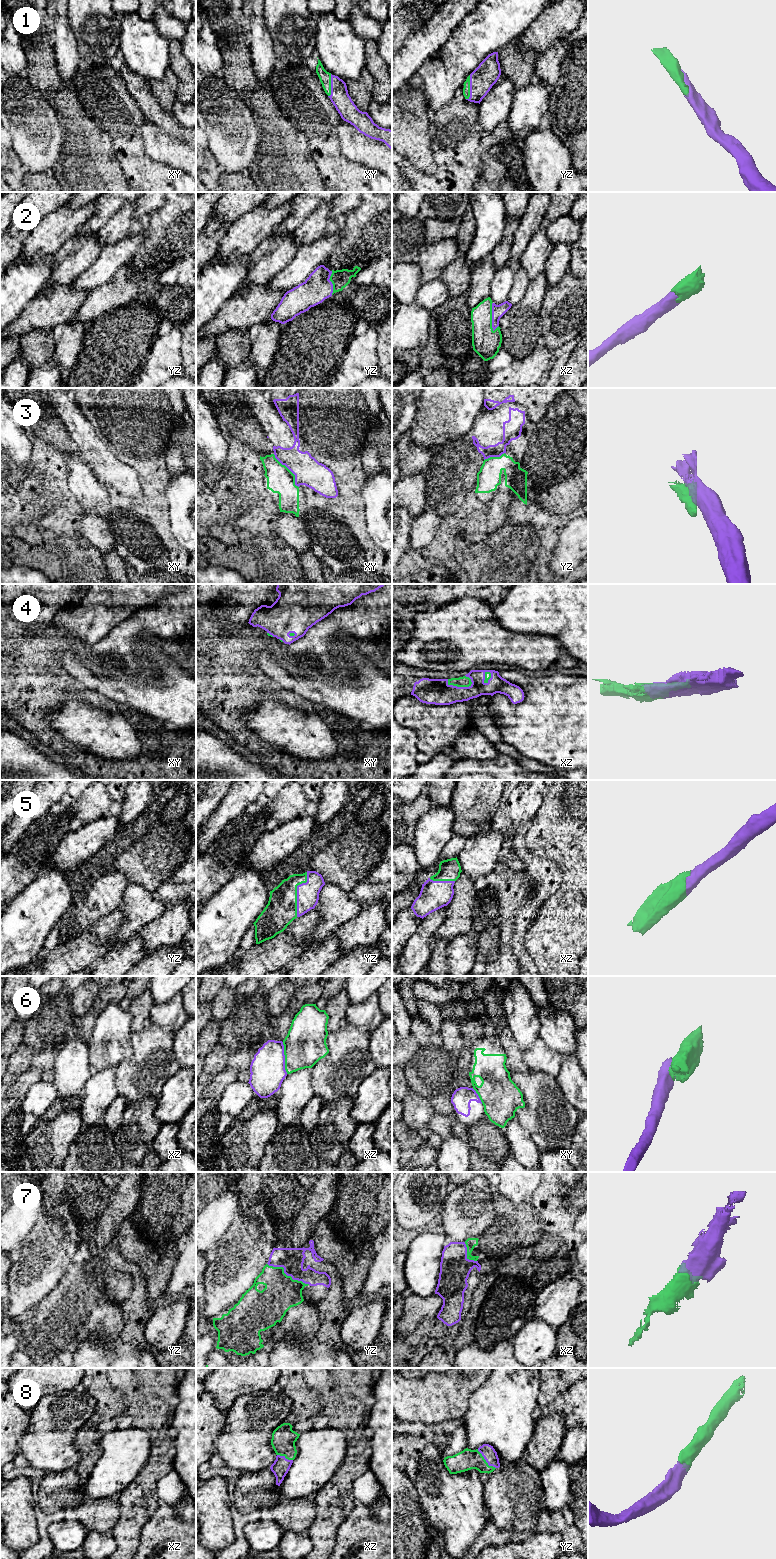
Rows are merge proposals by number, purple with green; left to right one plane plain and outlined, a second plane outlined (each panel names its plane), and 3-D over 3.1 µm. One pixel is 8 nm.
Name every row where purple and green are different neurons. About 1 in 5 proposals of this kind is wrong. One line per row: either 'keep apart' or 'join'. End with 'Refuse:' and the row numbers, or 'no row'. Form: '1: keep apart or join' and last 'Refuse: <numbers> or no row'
1: join
2: join
3: keep apart
4: join
5: join
6: keep apart
7: join
8: join
Refuse: 3, 6

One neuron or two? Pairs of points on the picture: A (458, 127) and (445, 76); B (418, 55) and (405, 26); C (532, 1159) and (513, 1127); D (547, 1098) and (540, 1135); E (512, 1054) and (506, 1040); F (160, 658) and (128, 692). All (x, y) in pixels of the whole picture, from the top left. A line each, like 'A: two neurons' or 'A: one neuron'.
A: two neurons
B: two neurons
C: one neuron
D: one neuron
E: one neuron
F: one neuron

